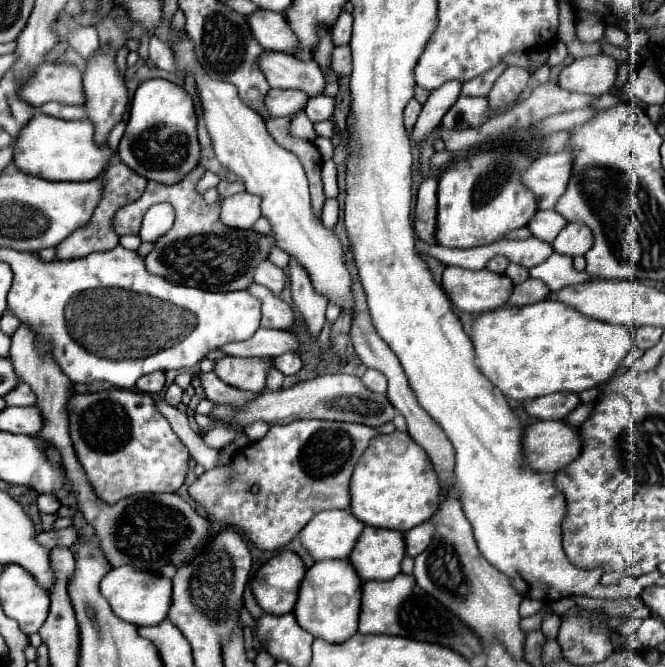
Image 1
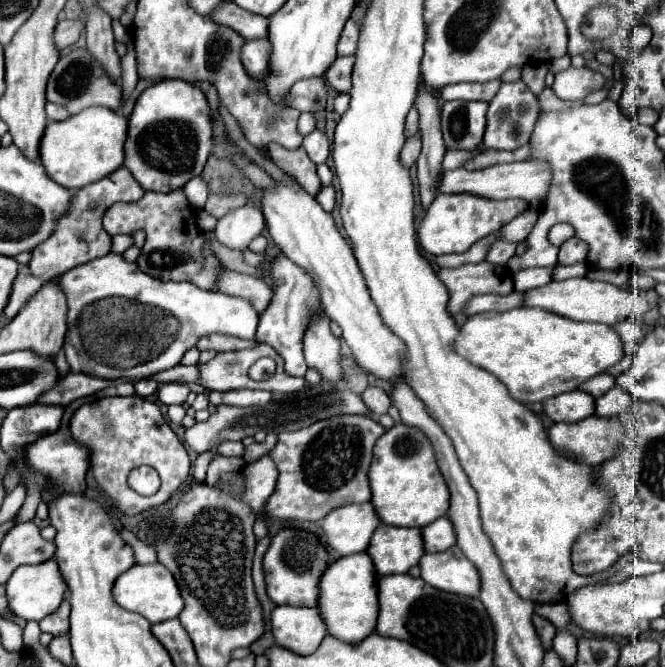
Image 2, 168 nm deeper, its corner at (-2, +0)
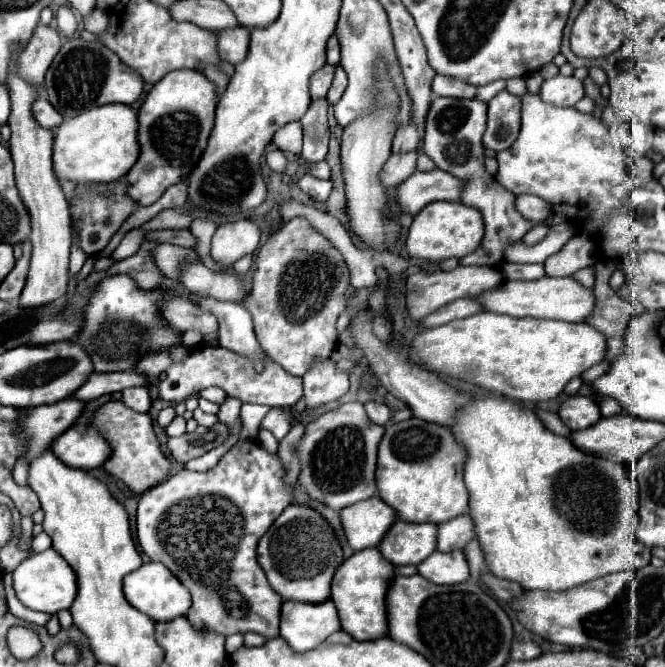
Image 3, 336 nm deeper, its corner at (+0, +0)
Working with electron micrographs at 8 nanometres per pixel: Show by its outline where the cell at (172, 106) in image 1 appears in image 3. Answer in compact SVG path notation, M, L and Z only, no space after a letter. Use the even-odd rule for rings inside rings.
M176 70L166 74L146 96L140 112L140 158L128 170L128 196L140 206L154 204L168 186L184 180L200 160L218 106L216 86L198 70Z

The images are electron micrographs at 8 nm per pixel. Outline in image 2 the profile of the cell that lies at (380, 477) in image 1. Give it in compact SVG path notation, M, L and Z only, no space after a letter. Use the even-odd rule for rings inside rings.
M396 424L376 440L368 480L372 486L372 506L384 524L422 528L442 518L448 510L448 486L438 470L428 438L418 428Z

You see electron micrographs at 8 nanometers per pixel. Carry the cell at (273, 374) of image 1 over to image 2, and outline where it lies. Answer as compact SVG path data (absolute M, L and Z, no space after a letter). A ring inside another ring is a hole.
M240 389L227 392L211 391L209 401L218 406L226 404L232 406L256 406L256 404L266 404L272 398L272 394L264 390Z

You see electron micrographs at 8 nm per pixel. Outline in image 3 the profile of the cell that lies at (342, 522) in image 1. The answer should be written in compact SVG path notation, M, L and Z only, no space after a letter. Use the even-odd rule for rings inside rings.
M374 496L342 508L340 518L350 546L354 550L364 550L368 546L378 546L372 542L382 540L396 520L396 512L380 496Z

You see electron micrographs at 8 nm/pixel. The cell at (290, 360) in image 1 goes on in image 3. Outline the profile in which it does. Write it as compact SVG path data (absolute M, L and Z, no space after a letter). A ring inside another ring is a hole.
M304 216L292 218L282 226L278 234L268 238L266 244L260 246L254 262L256 272L252 278L252 290L246 296L246 302L240 302L240 306L250 312L256 338L262 350L266 350L268 358L280 364L288 374L304 376L316 360L330 358L332 350L336 348L336 320L346 310L344 292L350 286L348 266L338 248L332 246L332 242L324 234L320 234Z

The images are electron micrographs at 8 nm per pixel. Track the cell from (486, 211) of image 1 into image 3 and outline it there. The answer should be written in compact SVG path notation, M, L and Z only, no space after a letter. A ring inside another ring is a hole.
M432 202L424 206L412 220L406 234L406 252L410 258L442 262L472 254L484 236L484 220L476 208L460 202Z

